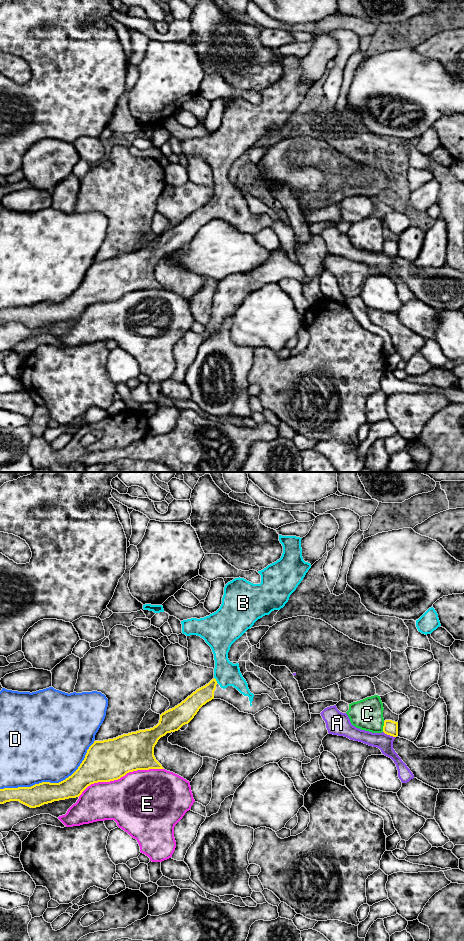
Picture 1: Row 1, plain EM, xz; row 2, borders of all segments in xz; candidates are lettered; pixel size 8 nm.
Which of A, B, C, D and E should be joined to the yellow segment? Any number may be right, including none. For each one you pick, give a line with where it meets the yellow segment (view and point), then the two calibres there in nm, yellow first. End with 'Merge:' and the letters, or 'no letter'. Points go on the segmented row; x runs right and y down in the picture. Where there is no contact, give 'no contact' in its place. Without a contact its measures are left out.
B: contact xz (215, 680); calibres 140 and 200 nm
Merge: B

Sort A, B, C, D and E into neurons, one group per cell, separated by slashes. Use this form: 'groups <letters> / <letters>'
groups A / B / C / D / E

